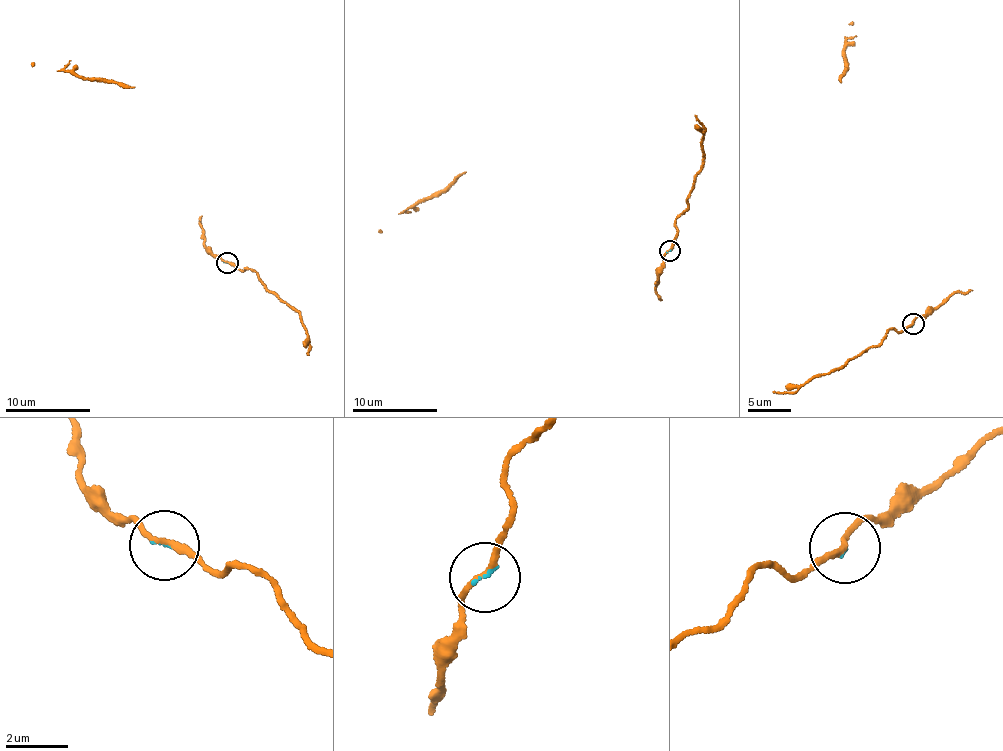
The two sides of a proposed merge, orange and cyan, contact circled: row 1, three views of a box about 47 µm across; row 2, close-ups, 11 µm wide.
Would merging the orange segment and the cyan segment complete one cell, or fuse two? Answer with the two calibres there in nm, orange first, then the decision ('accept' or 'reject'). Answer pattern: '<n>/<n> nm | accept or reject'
180/80 nm | accept

